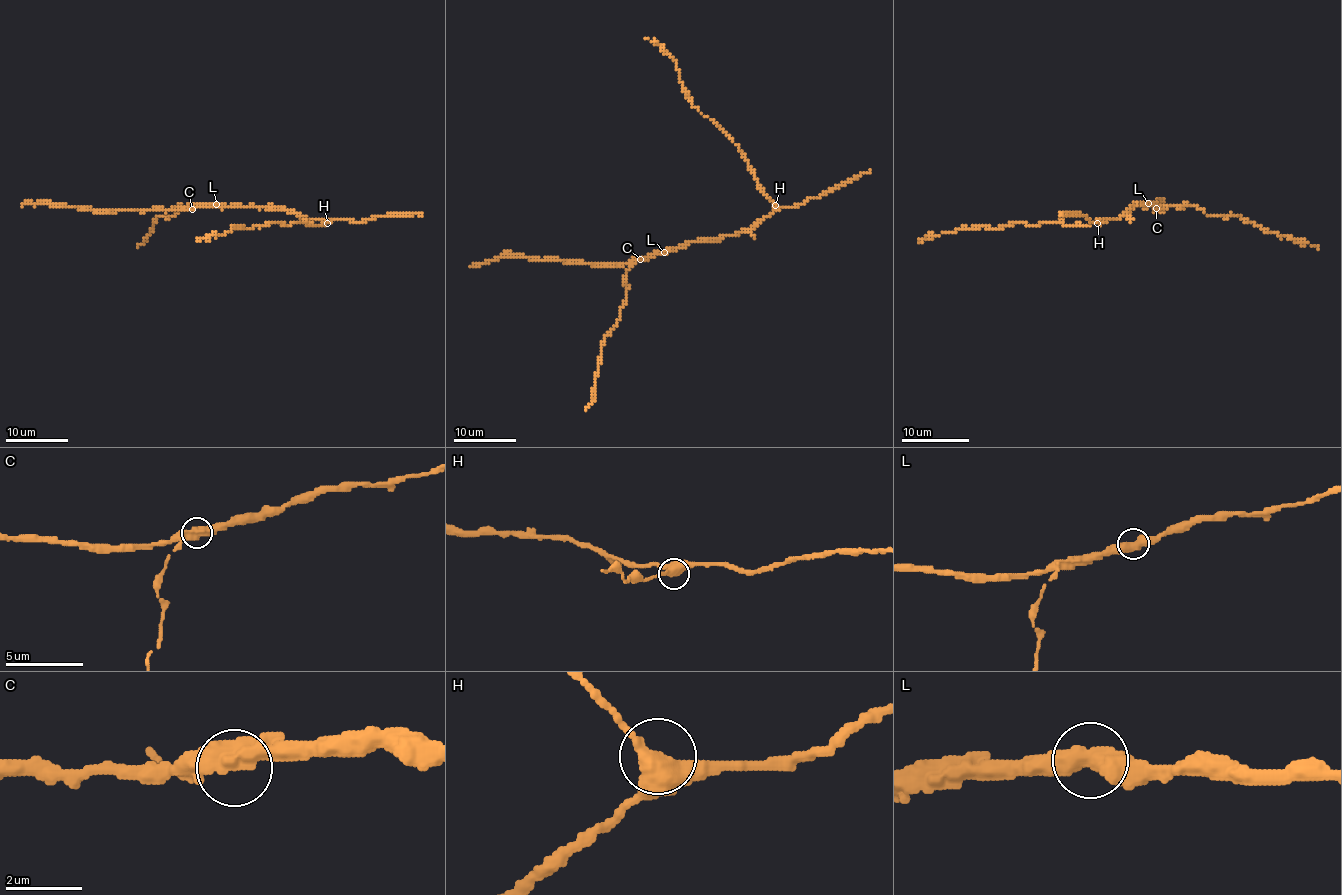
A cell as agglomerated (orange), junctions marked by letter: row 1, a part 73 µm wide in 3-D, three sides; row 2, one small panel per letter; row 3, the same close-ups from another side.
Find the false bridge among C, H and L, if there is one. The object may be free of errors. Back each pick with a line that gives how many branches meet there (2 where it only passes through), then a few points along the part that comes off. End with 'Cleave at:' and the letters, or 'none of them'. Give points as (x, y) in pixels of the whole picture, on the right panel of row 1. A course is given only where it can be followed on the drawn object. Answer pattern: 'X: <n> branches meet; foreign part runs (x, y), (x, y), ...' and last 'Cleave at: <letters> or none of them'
C: 2 branches meet; foreign part runs (1156, 208), (1183, 208), (1190, 205), (1203, 210), (1208, 216), (1218, 215), (1227, 218), (1237, 215), (1317, 248)
Cleave at: C

